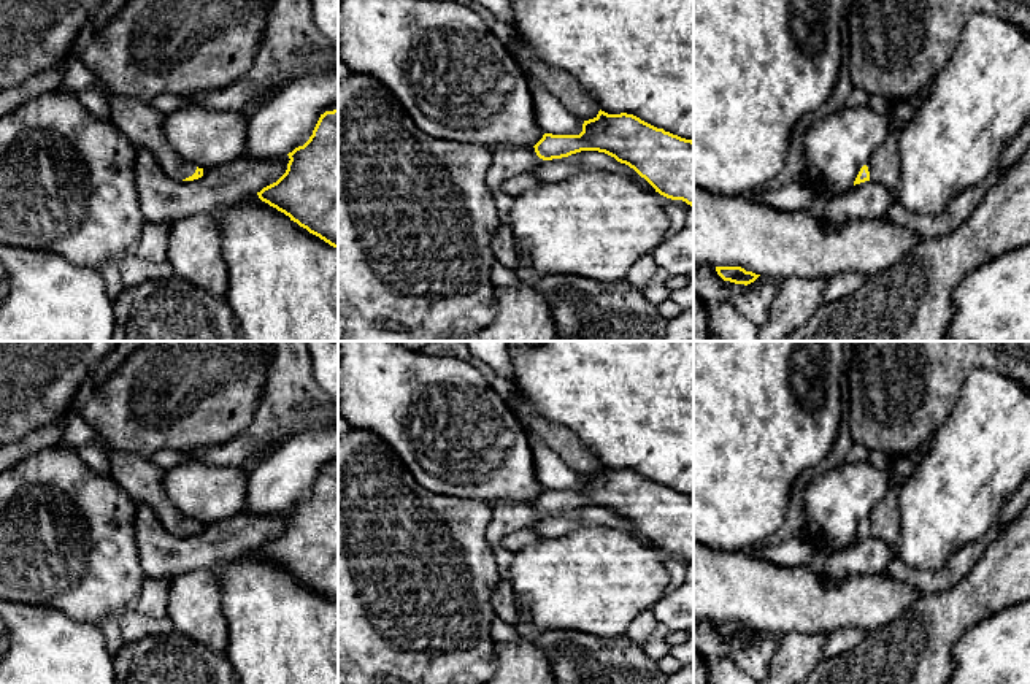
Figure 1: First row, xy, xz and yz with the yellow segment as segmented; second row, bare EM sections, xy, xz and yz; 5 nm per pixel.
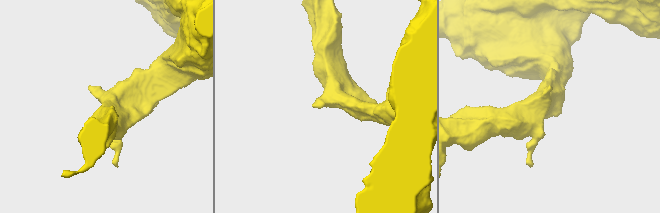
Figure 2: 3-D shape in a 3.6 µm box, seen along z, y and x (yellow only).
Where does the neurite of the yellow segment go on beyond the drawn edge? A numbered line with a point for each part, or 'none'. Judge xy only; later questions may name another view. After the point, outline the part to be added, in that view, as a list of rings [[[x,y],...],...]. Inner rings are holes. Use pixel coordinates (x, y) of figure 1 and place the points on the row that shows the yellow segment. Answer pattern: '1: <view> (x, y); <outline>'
1: xy (143, 126); [[[108,95],[110,119],[122,130],[135,148],[148,148],[162,168],[175,179],[192,176],[197,165],[187,163],[168,144],[163,135],[163,113],[156,111],[149,102],[127,95]]]

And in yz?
1: yz (884, 164); [[[890,117],[890,127],[886,141],[873,152],[867,162],[870,179],[884,184],[892,197],[900,178],[898,135],[900,127]]]

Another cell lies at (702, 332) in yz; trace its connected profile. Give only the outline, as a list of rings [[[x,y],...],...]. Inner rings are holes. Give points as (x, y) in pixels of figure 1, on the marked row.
[[[694,292],[694,341],[709,341],[709,336],[708,303]]]

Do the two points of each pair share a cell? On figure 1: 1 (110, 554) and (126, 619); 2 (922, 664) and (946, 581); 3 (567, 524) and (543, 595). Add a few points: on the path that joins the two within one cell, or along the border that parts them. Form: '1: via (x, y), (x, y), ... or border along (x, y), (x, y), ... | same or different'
1: border along (129, 607), (115, 618) | different
2: border along (973, 565), (953, 586), (926, 594) | different
3: border along (599, 527), (583, 527), (561, 537), (540, 538) | different

